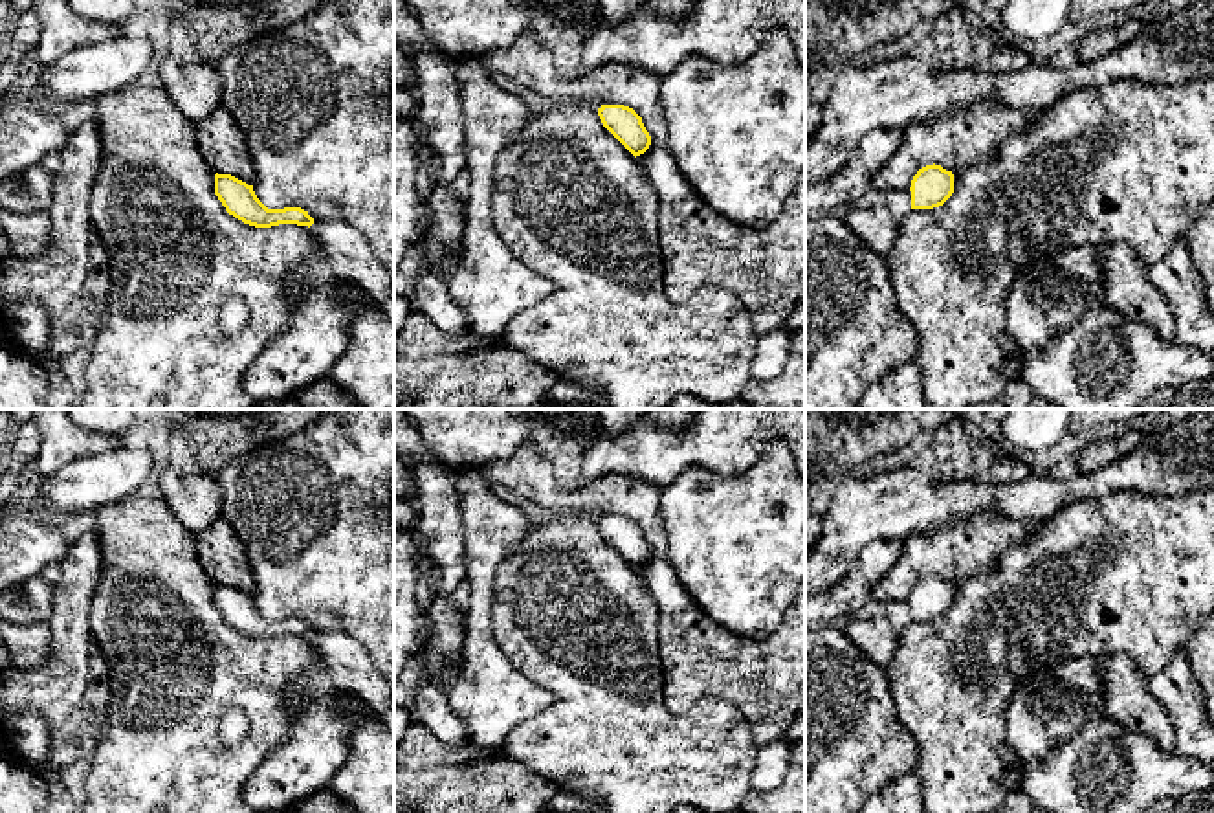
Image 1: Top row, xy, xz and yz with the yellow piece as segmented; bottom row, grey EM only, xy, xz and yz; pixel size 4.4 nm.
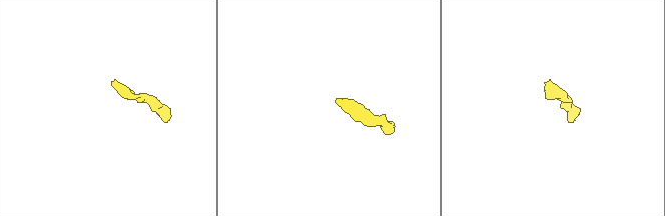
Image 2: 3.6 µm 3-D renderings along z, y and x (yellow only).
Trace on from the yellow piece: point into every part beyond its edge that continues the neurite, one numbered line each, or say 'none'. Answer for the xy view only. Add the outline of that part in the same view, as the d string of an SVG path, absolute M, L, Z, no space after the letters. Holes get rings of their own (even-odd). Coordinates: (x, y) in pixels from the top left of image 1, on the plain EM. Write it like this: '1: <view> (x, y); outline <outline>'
none

